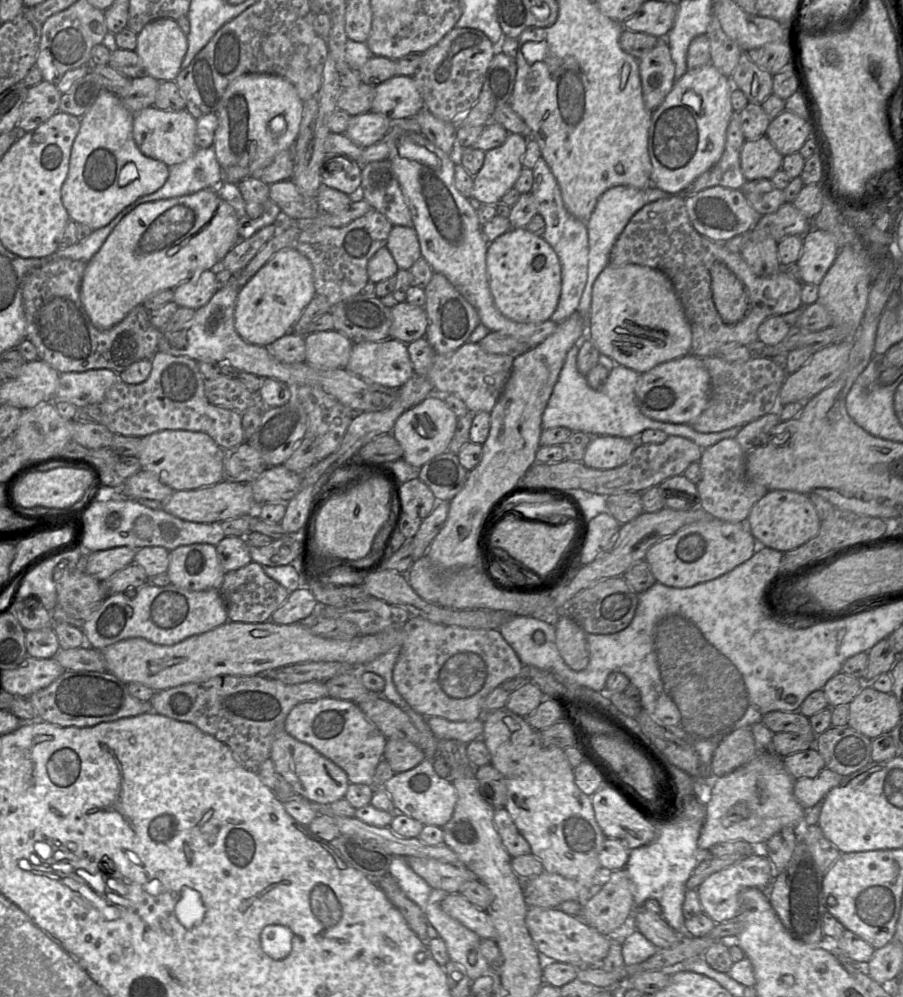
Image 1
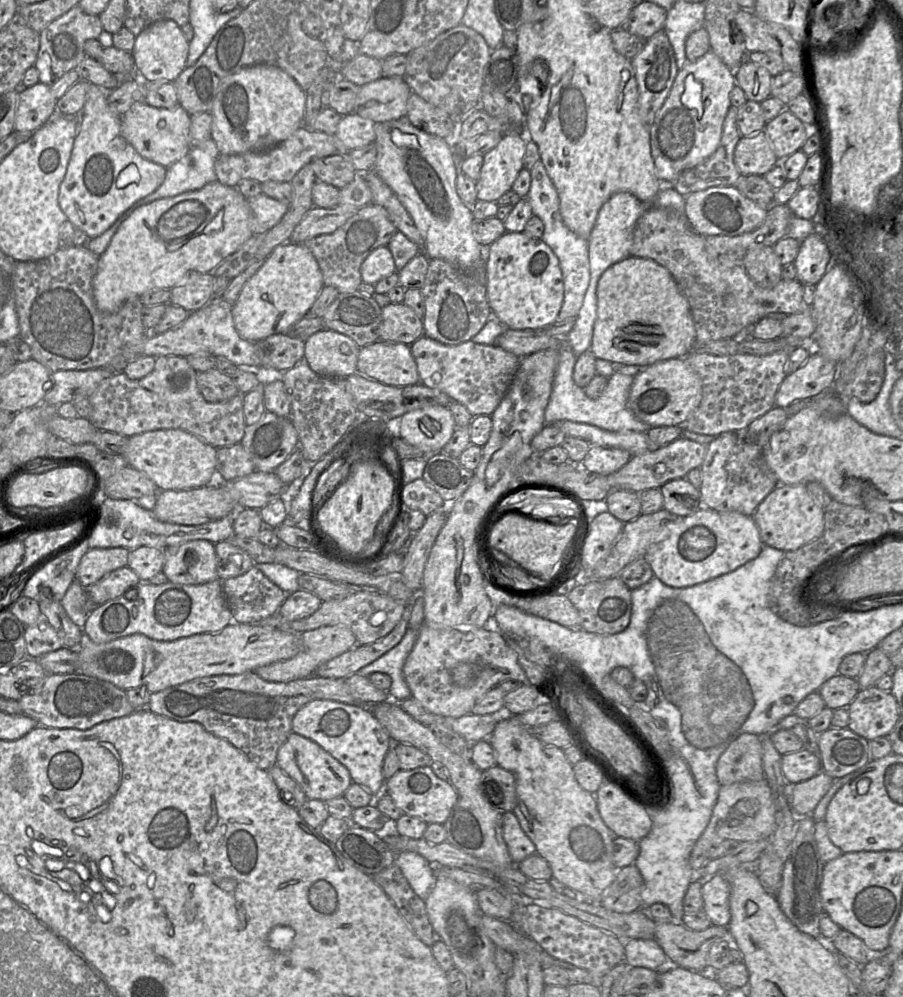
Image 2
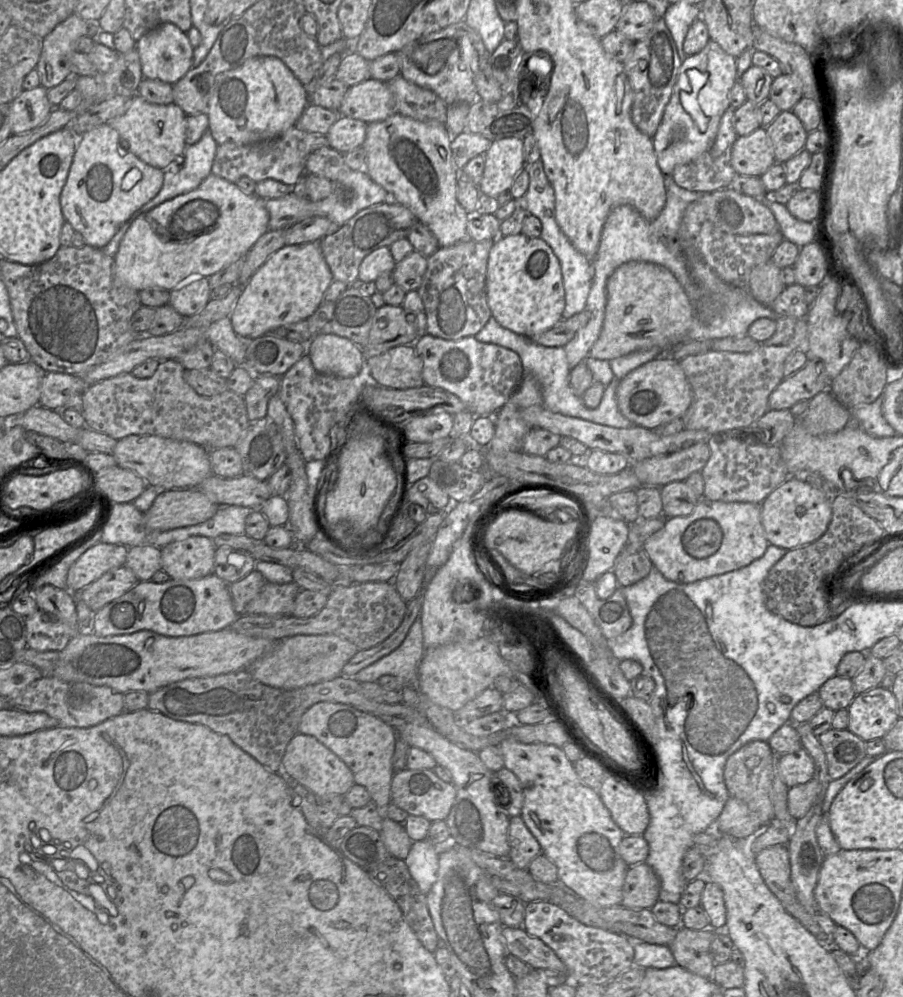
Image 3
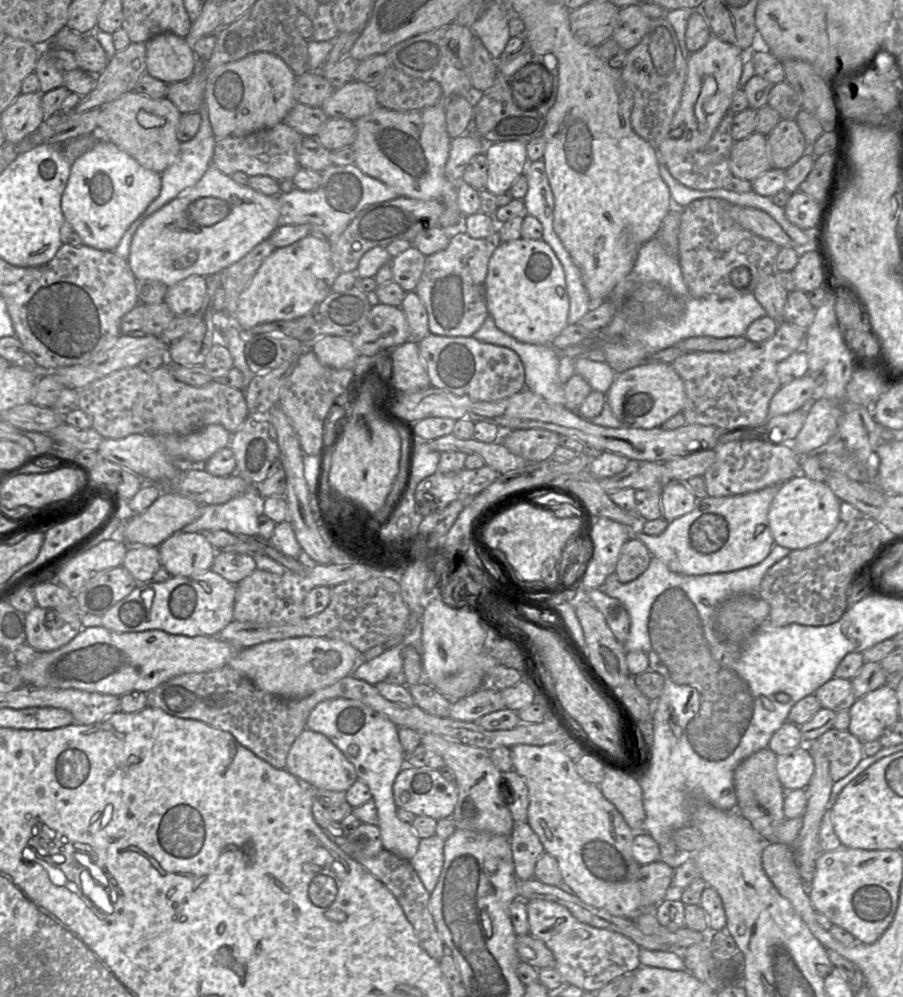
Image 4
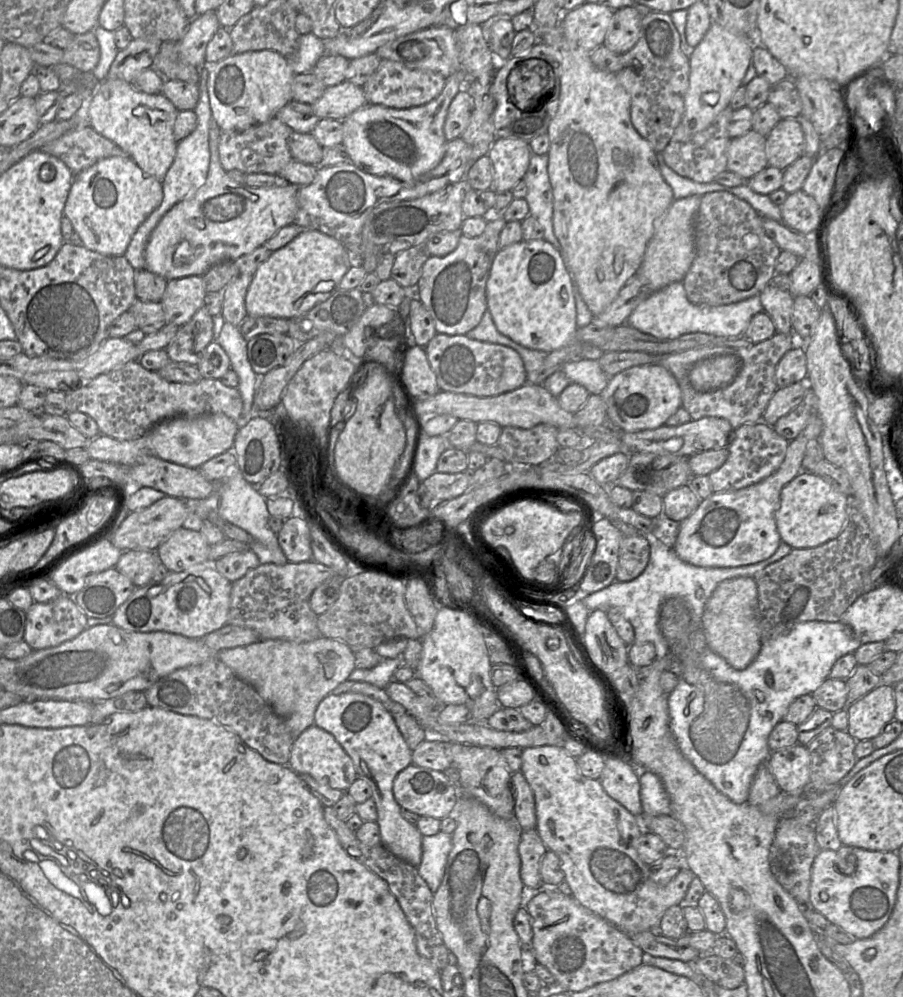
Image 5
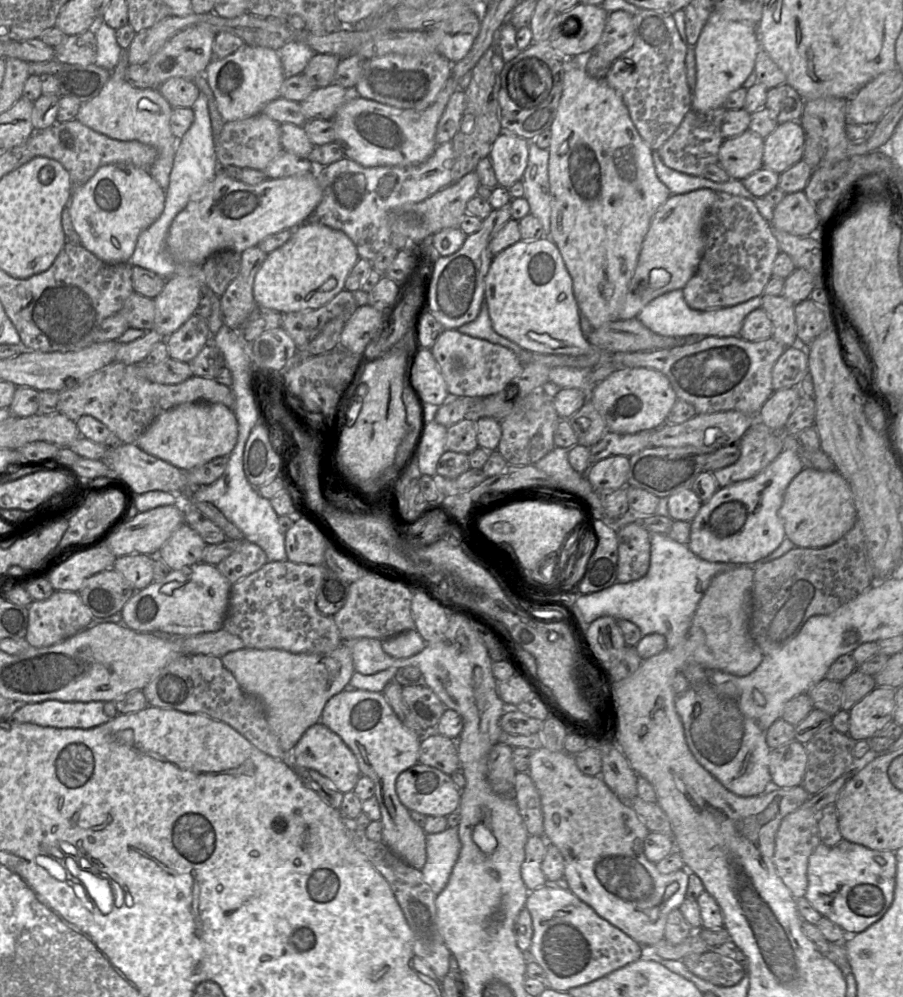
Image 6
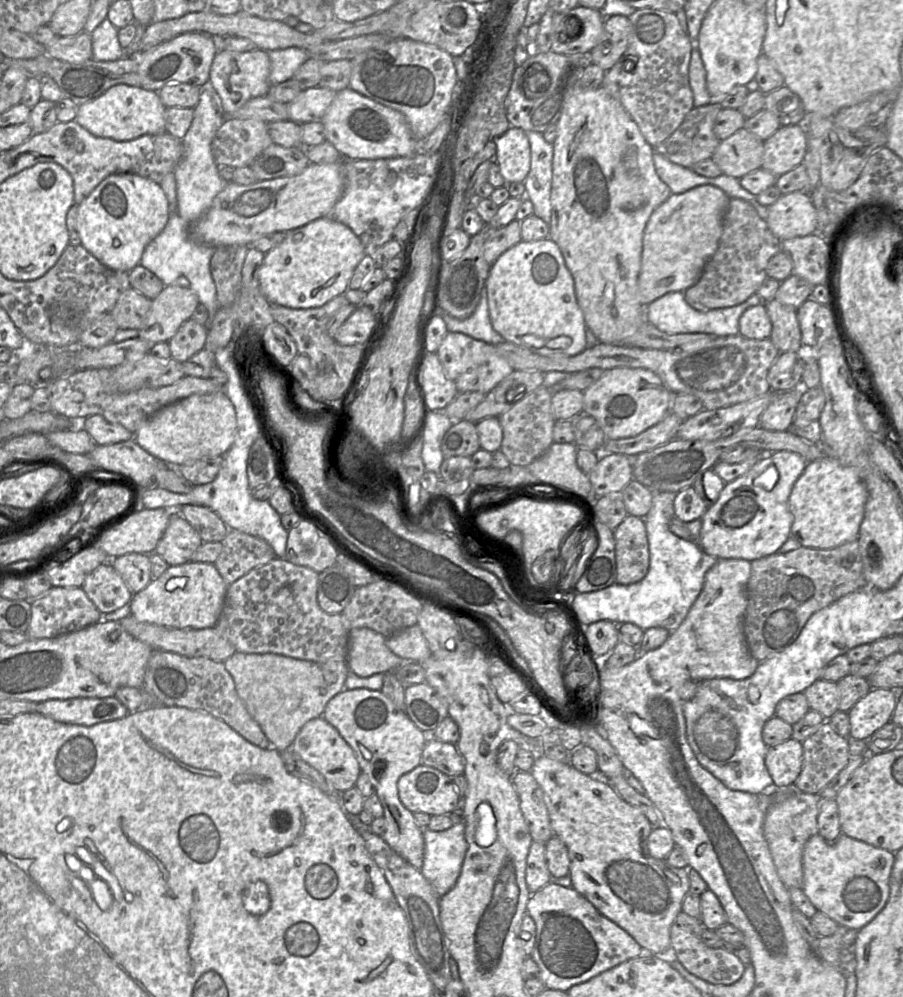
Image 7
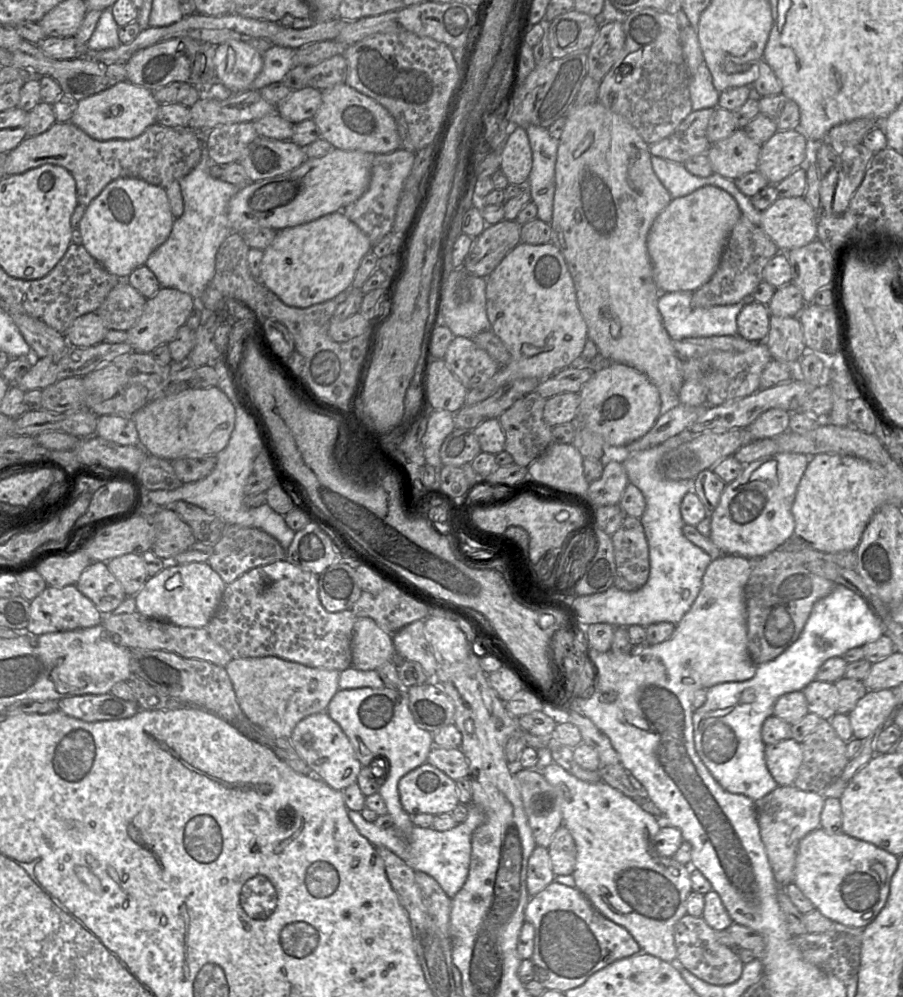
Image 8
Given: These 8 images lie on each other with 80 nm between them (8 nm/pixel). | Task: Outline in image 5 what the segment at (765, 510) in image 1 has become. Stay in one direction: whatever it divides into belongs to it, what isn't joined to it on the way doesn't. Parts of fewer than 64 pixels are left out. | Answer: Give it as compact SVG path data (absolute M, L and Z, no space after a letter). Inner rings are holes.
M801 471L781 491L775 513L781 541L793 549L815 548L837 538L847 520L850 498L834 489L818 475Z

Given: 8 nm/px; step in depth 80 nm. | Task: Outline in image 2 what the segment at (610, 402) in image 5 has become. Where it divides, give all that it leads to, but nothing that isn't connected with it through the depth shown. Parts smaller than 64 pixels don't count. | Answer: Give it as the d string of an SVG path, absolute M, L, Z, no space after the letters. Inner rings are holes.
M671 358L643 368L634 377L629 393L629 406L637 418L652 427L679 426L699 406L702 394L702 381L686 360Z

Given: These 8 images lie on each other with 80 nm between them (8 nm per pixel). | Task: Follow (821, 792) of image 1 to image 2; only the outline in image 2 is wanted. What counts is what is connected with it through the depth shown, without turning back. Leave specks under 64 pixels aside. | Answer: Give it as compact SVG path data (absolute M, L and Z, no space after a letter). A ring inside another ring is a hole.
M821 770L812 778L791 785L790 804L793 812L798 817L811 815L832 782L833 778Z

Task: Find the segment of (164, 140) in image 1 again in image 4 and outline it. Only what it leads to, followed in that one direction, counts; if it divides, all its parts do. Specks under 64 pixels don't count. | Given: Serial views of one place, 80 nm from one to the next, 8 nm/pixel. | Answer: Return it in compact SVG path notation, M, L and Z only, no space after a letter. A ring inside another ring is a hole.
M131 91L100 107L97 130L103 139L125 151L141 166L161 174L179 156L181 142L177 138L177 129L181 115L166 97L152 99Z

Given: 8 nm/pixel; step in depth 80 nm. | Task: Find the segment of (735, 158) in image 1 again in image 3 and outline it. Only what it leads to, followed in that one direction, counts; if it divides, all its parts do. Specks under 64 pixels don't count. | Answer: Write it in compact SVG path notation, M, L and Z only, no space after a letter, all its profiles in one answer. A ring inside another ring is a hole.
M731 105L726 109L721 118L715 141L707 151L690 162L675 167L672 177L678 186L696 192L712 192L729 187L737 175L731 163L733 144L738 137L733 125L734 112L735 108Z

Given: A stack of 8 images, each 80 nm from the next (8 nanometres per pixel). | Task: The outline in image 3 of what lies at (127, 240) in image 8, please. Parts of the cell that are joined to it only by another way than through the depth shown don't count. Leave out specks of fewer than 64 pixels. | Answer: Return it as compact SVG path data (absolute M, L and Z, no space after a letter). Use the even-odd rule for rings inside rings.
M105 123L79 136L68 177L60 195L62 214L65 221L82 234L86 245L102 249L138 209L159 193L163 181L164 171L144 163L129 152L119 133Z

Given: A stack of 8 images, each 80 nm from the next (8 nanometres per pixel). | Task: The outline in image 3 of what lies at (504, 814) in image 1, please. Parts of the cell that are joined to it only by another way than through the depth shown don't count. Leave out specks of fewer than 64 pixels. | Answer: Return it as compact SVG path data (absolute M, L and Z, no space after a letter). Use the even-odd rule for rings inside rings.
M520 816L509 819L508 841L508 858L520 869L527 869L530 862L541 854L540 844Z

